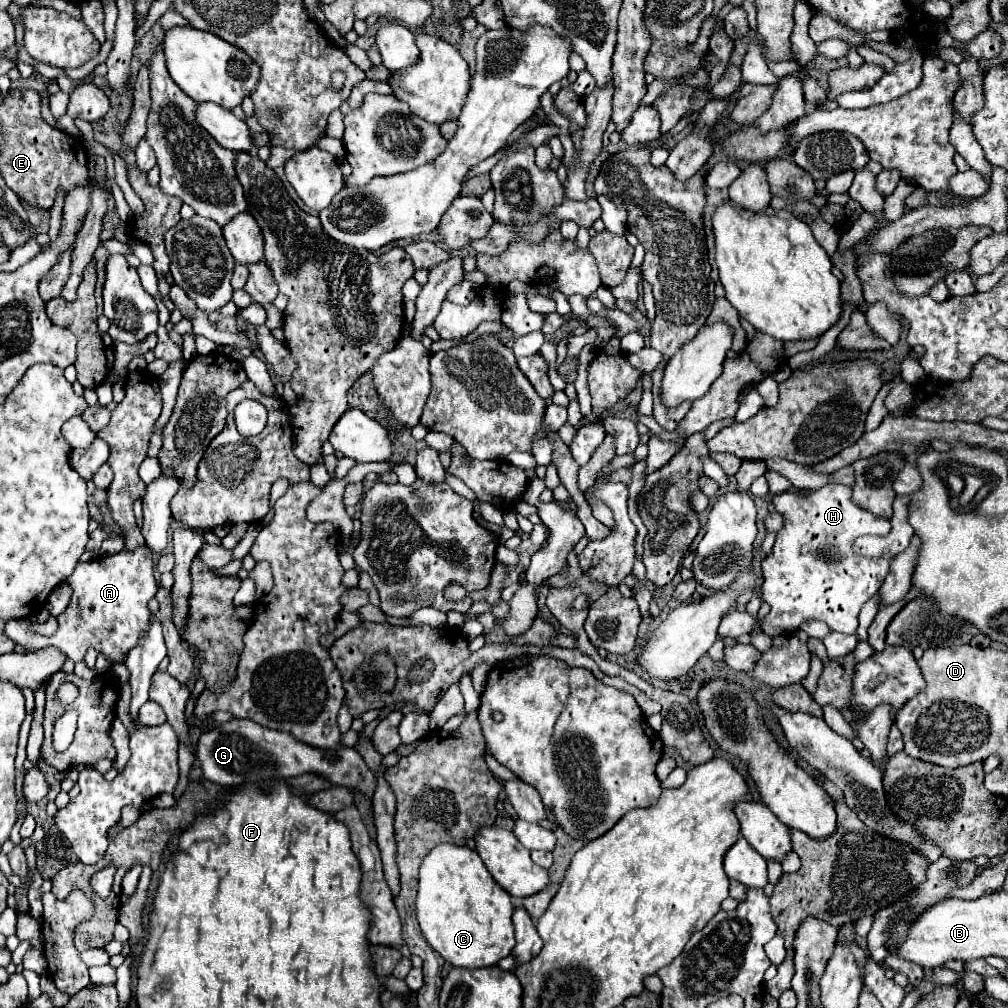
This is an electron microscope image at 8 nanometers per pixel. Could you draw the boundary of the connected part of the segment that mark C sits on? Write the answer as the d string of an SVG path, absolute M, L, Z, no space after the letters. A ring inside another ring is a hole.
M440 844L424 858L418 874L416 918L428 944L452 966L484 968L506 958L514 948L514 902L496 884L476 850Z

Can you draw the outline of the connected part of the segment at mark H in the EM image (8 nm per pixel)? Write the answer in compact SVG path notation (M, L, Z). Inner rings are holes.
M826 484L812 494L788 490L774 496L772 502L784 522L776 532L772 554L762 560L762 598L772 606L770 614L762 620L762 632L768 636L792 634L804 620L814 618L826 622L834 632L854 634L858 612L878 592L880 582L884 582L890 558L860 558L852 552L852 544L864 534L886 536L890 520L860 510L852 502L852 488L842 484Z

